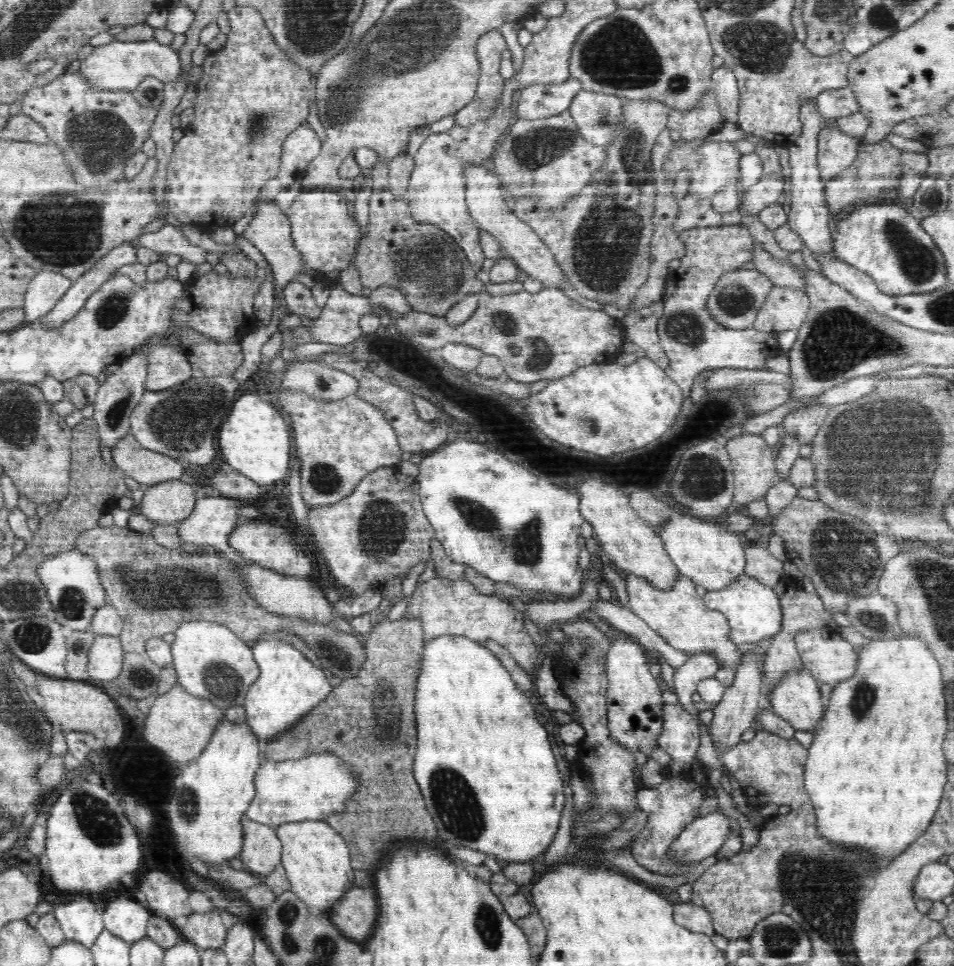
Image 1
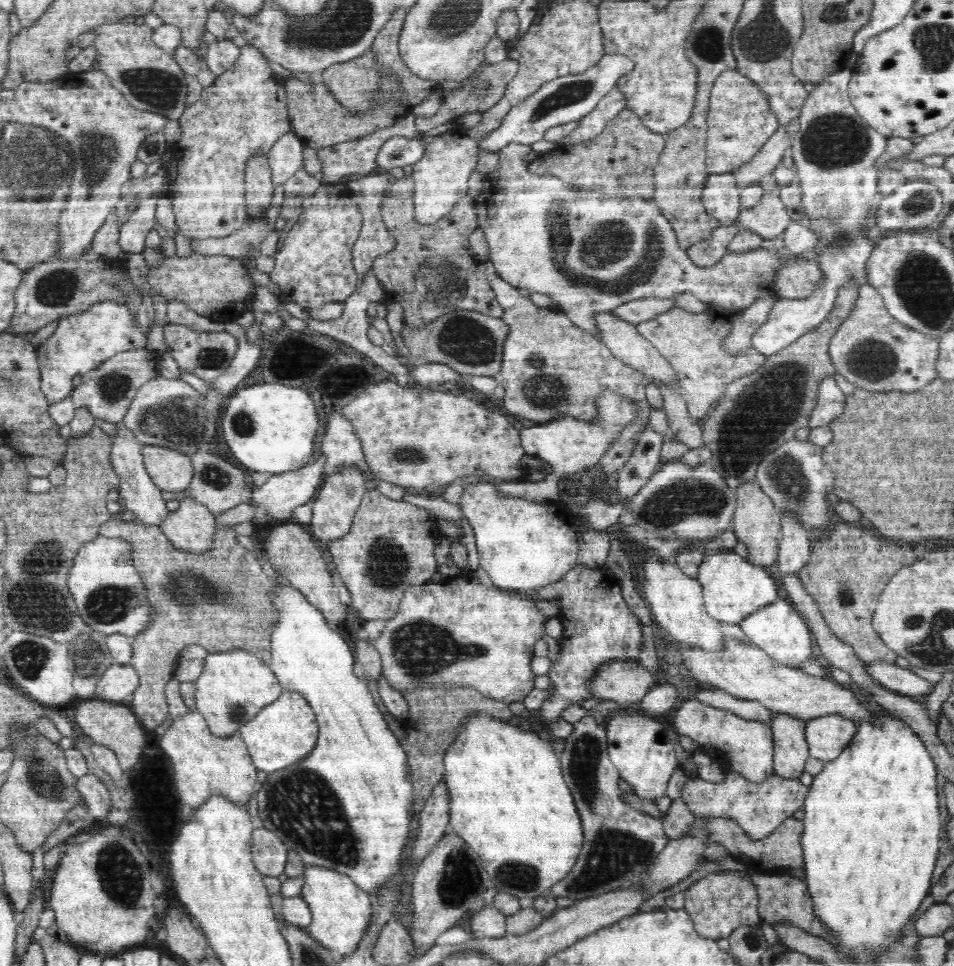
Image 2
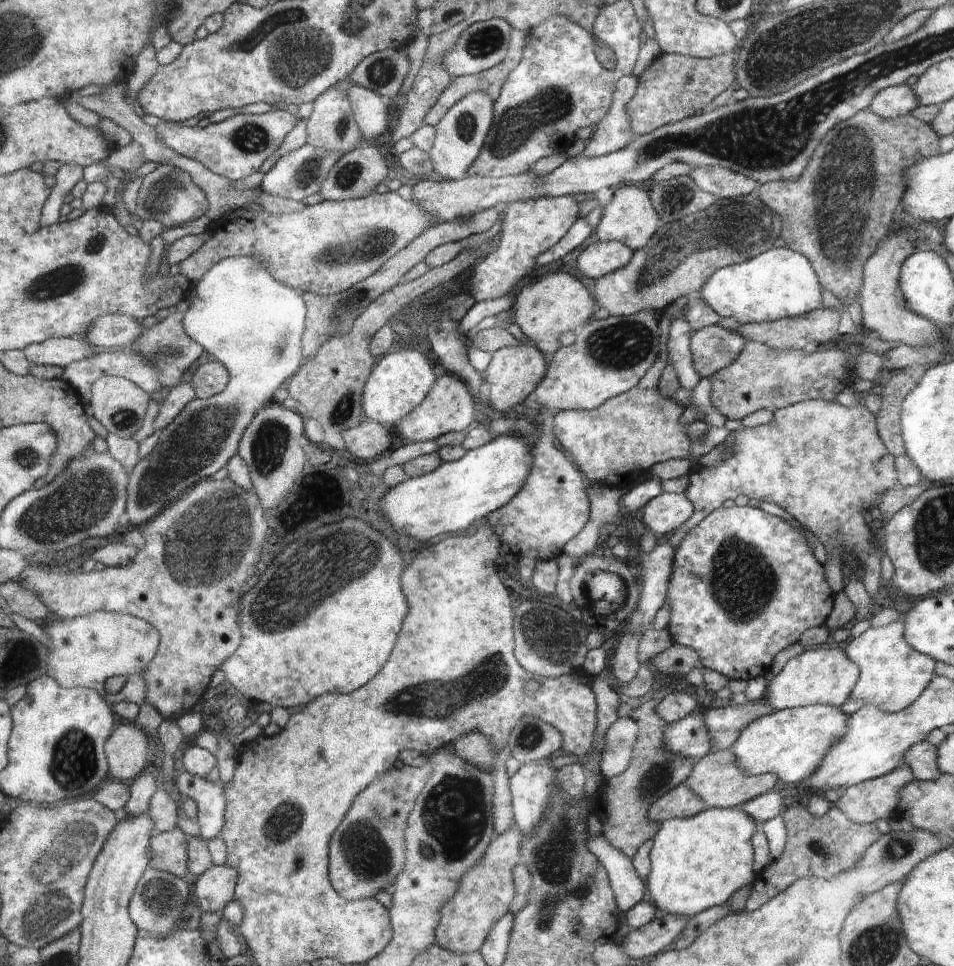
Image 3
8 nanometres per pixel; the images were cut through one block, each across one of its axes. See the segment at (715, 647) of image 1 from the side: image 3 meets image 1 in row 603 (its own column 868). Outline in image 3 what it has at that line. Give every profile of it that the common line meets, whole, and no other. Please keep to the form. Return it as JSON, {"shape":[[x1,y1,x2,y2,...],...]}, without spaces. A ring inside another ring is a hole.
{"shape":[[901,616,896,622,890,622,880,628,870,627,868,630,860,634,858,638,854,638,852,642,845,648,849,659,855,662,860,669,859,680,856,681,855,688,852,689,850,700,861,700,862,704,877,704,884,707,884,710,894,714,906,709,914,704,924,690,930,684,934,674,934,666,936,659,930,658,927,654,920,654,915,647,906,639,906,627,904,626,904,617]]}

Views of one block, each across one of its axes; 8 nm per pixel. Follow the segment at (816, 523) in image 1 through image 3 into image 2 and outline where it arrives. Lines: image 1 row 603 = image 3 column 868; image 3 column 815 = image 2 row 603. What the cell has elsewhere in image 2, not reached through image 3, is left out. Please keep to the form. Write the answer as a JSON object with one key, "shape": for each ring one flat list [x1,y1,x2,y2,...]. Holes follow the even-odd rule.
{"shape":[[840,520,834,530,830,530,828,538,812,542,810,560,796,575,815,600,832,633,845,644,850,644,862,663,894,664,899,655,885,646,873,627,875,606,886,583,903,566,916,560,912,545,899,544]]}

